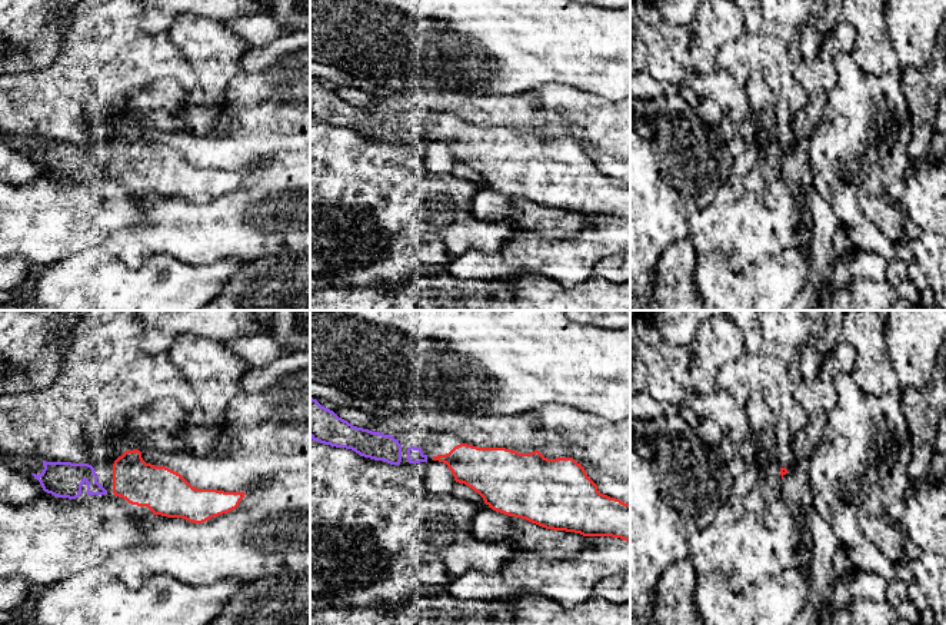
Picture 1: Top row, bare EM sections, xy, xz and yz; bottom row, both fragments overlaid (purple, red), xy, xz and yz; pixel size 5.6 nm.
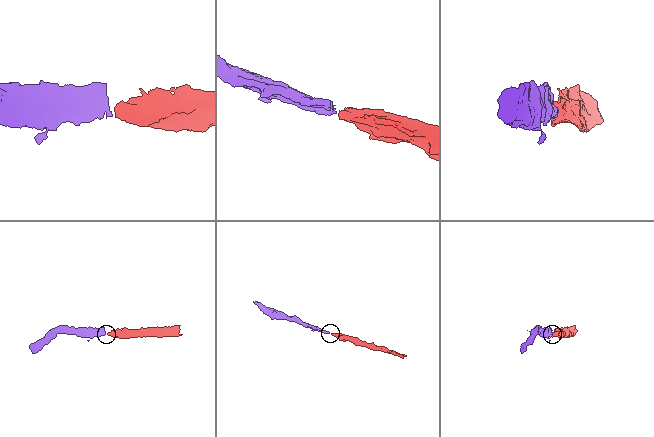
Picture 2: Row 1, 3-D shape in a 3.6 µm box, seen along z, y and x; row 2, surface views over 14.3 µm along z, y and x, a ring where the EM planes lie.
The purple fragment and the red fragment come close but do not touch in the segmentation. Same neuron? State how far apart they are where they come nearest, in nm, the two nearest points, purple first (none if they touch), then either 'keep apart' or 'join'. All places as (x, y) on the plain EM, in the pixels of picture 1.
40 nm apart; from purple across xy (106, 170), (113, 170); join

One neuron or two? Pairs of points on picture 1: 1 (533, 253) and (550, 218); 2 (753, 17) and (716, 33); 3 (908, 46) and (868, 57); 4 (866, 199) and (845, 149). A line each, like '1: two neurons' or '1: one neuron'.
1: two neurons
2: two neurons
3: two neurons
4: two neurons

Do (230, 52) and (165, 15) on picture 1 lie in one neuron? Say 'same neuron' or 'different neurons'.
different neurons

